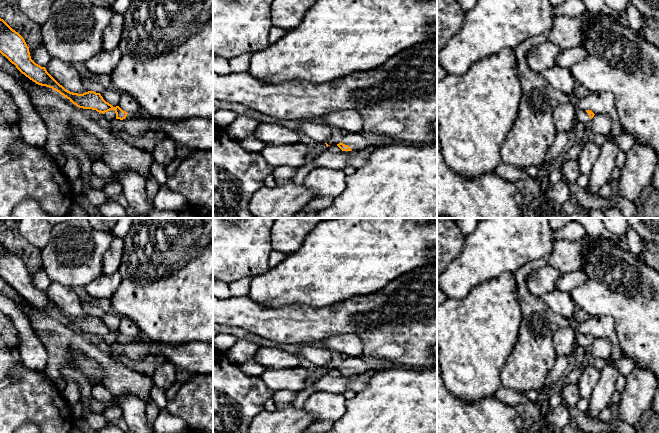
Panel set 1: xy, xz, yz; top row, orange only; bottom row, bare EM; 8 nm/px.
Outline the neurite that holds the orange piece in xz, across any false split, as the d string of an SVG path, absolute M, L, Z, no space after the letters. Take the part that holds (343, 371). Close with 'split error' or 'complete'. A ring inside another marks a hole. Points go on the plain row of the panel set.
M348 357L346 359L343 359L340 365L341 366L337 368L337 370L342 375L373 372L376 370L395 366L380 358L362 359L361 357Z | split error

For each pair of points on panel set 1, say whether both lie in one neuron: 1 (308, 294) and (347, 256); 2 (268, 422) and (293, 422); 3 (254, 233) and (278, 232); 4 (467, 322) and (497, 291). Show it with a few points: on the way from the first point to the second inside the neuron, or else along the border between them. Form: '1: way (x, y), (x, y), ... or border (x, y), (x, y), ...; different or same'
1: way (318, 285), (337, 266); same
2: way (274, 422), (287, 422); same
3: border (270, 228), (270, 244), (273, 249); different
4: way (475, 314), (490, 299); same

